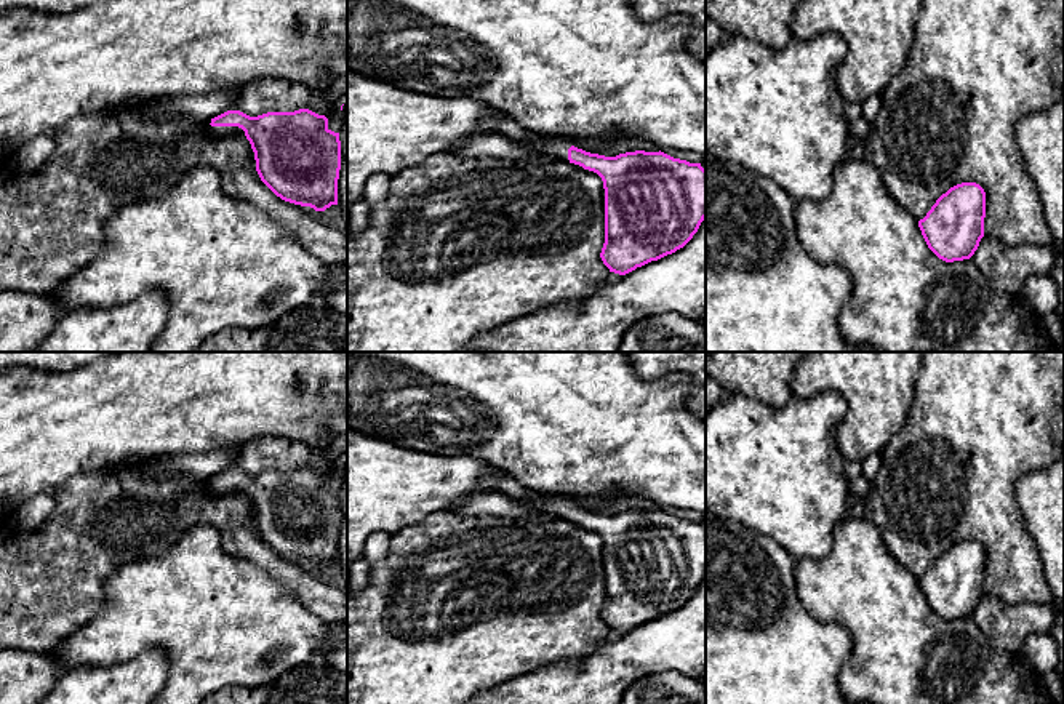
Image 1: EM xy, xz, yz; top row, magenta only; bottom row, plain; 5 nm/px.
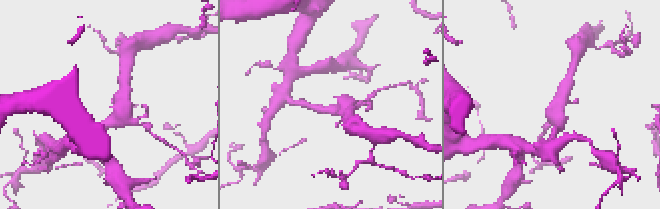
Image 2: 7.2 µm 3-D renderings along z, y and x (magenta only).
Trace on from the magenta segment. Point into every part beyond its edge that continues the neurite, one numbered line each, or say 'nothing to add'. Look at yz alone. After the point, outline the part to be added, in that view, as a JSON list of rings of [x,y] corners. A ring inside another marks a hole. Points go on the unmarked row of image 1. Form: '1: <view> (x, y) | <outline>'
nothing to add

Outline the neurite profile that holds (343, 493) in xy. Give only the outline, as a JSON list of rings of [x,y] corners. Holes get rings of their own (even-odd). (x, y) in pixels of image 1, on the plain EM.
[[[347,458],[344,459],[342,469],[341,469],[341,478],[342,478],[342,486],[339,490],[341,528],[339,528],[339,538],[338,538],[338,565],[347,587]]]

